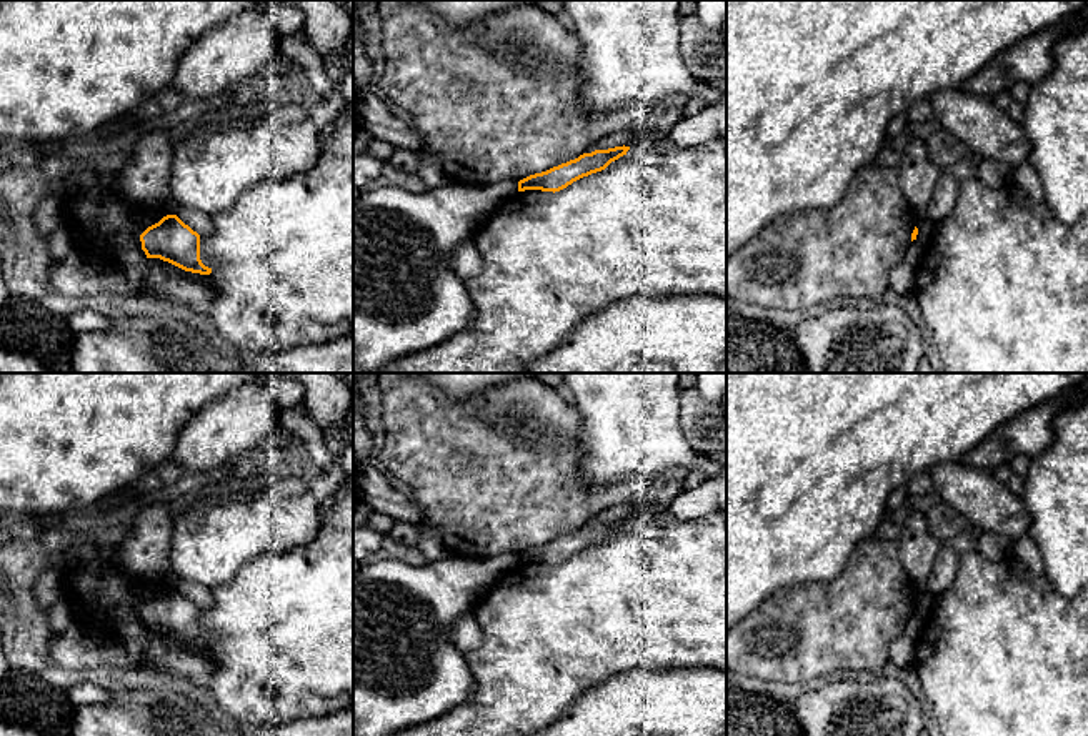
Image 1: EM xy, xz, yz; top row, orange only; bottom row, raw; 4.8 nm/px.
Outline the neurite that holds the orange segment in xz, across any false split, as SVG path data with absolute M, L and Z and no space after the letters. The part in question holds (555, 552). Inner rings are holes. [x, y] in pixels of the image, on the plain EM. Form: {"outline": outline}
{"outline": "M623 518L608 523L595 523L591 526L583 526L575 533L570 533L546 545L535 546L520 553L518 564L560 564L583 550L605 543L611 535L626 528L628 523L630 520Z"}

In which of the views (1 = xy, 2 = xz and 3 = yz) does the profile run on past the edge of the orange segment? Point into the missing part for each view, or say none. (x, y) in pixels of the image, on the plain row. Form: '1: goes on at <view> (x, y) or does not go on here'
1: does not go on here
2: does not go on here
3: does not go on here

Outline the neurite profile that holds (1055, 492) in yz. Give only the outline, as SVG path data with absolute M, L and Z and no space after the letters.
M1088 400L1053 420L1053 441L1030 460L1021 500L1030 511L1030 536L1040 550L1043 574L1071 599L1088 584Z

